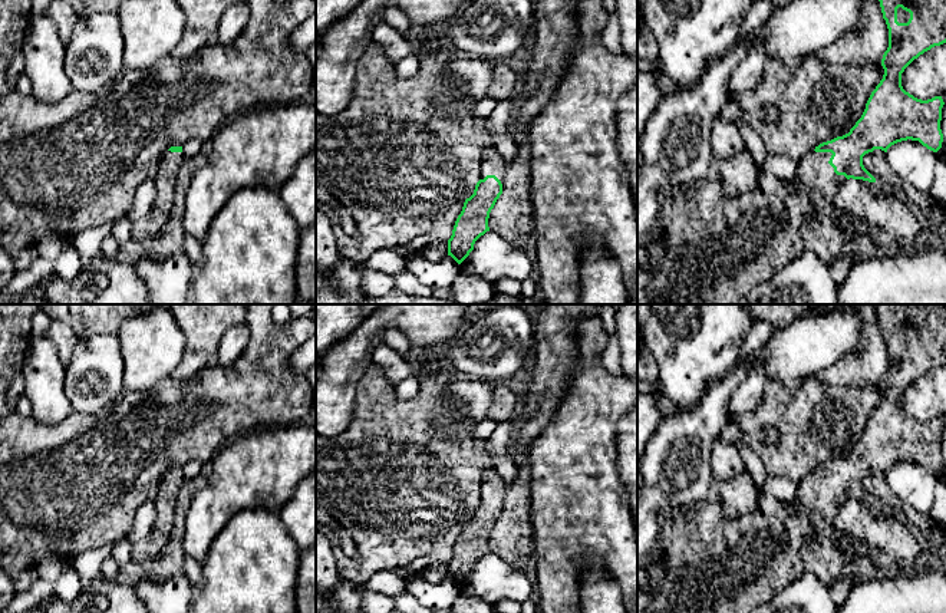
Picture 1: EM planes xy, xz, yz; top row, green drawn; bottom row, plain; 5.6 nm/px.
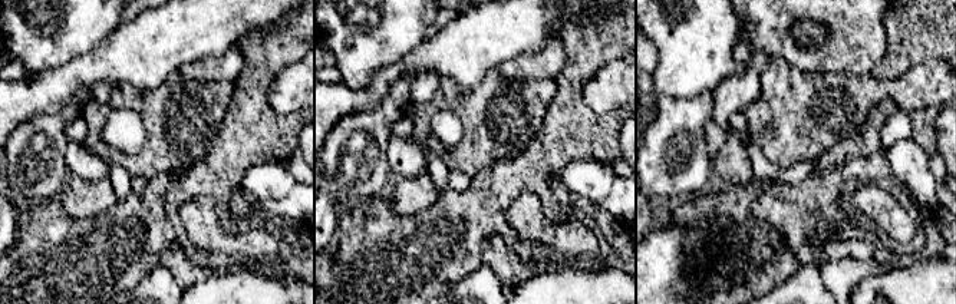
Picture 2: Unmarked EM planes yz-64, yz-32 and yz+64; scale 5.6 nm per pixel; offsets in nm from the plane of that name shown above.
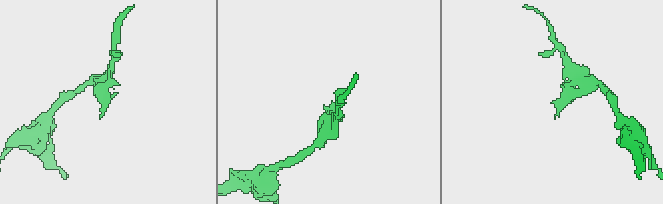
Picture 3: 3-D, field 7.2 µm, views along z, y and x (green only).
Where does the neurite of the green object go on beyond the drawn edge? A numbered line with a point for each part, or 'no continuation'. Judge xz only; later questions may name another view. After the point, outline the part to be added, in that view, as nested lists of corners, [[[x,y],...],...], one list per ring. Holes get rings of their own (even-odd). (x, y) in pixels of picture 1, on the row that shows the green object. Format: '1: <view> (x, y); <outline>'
1: xz (493, 164); [[[495,146],[487,148],[482,152],[479,179],[484,179],[487,175],[495,175],[502,184],[505,171],[507,161],[500,155]]]

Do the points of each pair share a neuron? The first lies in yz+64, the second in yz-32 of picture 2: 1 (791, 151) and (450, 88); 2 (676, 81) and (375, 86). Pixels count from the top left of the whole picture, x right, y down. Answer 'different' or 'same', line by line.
1: same
2: different

